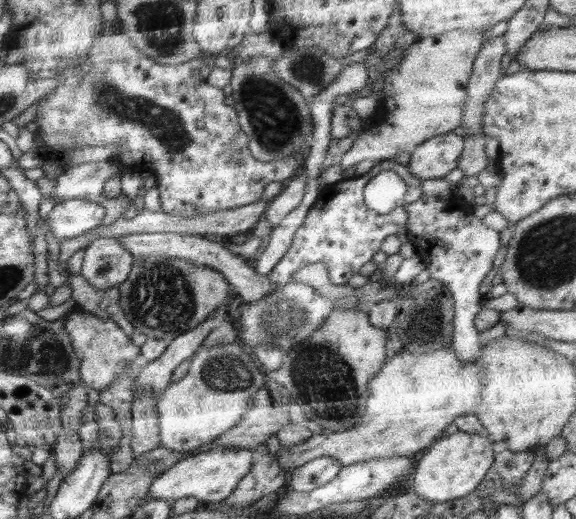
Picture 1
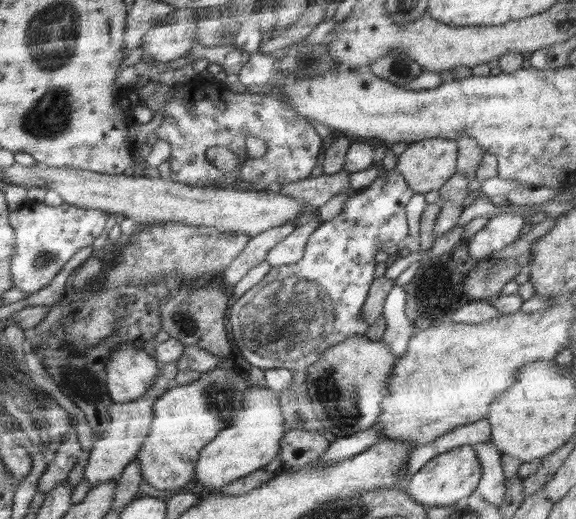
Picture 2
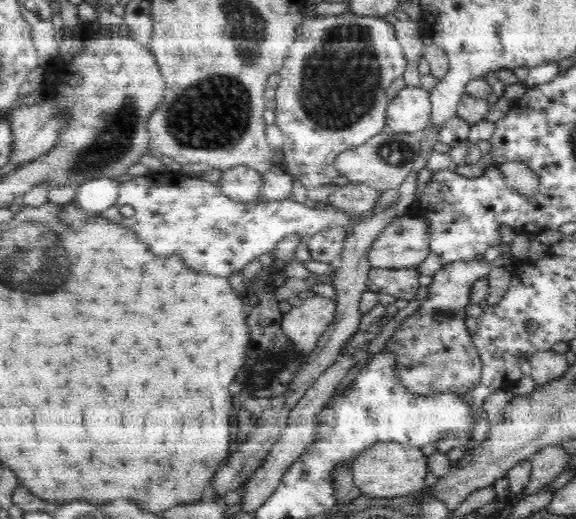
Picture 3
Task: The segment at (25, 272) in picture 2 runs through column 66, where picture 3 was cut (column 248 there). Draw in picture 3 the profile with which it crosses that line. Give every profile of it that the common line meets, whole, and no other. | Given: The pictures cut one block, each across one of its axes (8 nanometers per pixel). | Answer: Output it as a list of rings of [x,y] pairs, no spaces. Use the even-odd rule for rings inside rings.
[[[142,176],[134,177],[130,182],[118,184],[117,193],[116,204],[100,213],[88,213],[76,200],[68,202],[58,212],[58,223],[70,231],[82,231],[93,219],[124,224],[132,228],[156,256],[180,254],[190,268],[222,278],[242,270],[248,262],[258,260],[262,254],[272,252],[280,240],[291,234],[308,239],[329,226],[344,226],[350,231],[350,227],[354,228],[389,210],[390,206],[397,204],[400,196],[397,188],[384,191],[373,206],[372,214],[359,214],[360,218],[355,218],[332,206],[318,209],[310,203],[299,204],[289,198],[258,204],[242,203],[222,194],[218,183],[206,182],[200,177],[184,178],[178,186],[162,186]],[[122,206],[132,206],[134,216],[122,216]]]

